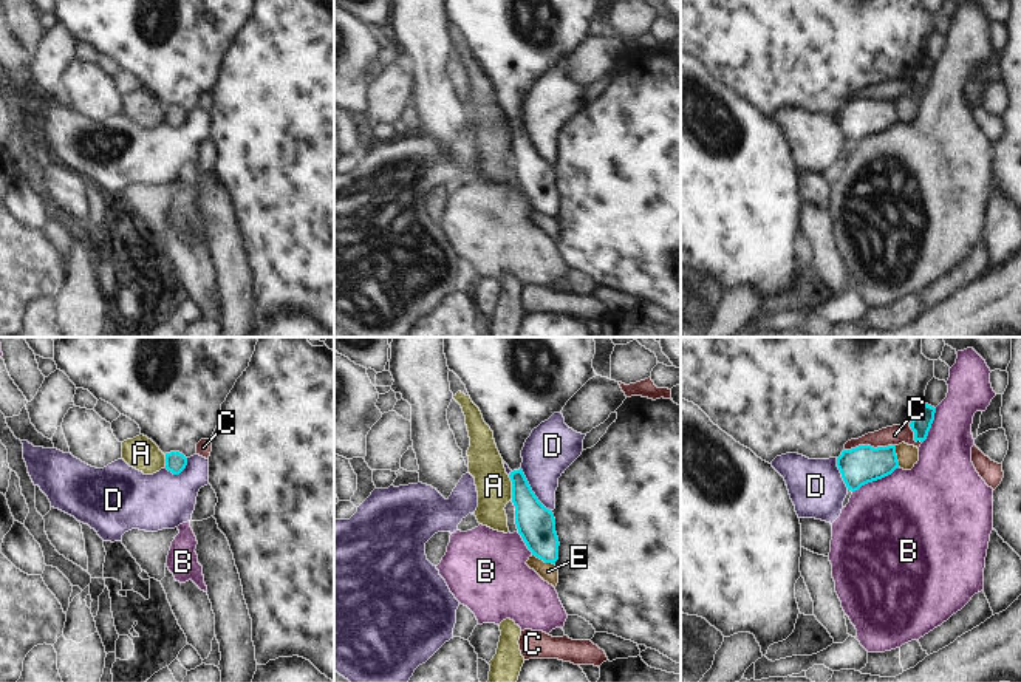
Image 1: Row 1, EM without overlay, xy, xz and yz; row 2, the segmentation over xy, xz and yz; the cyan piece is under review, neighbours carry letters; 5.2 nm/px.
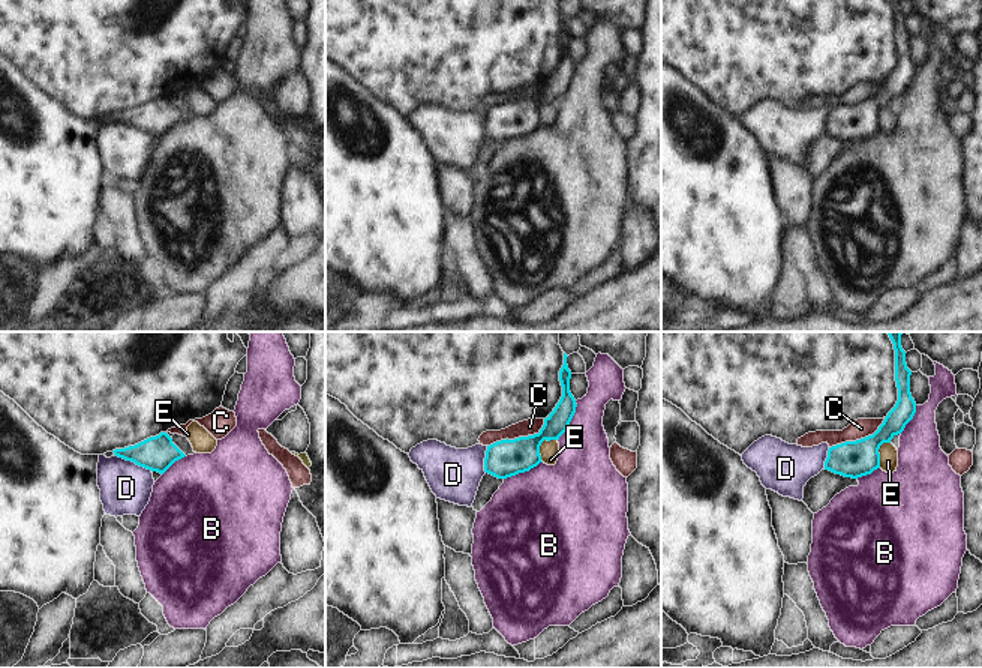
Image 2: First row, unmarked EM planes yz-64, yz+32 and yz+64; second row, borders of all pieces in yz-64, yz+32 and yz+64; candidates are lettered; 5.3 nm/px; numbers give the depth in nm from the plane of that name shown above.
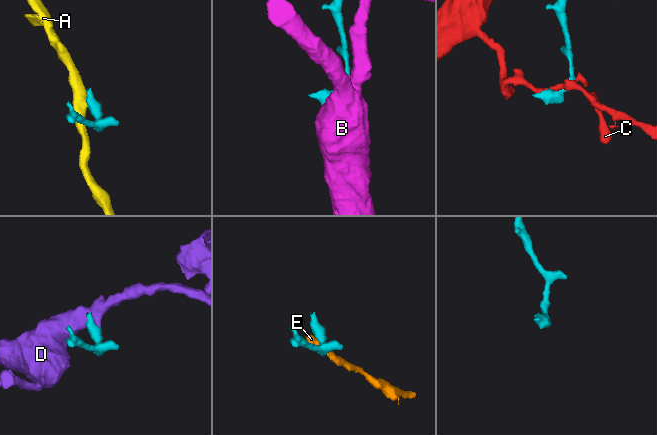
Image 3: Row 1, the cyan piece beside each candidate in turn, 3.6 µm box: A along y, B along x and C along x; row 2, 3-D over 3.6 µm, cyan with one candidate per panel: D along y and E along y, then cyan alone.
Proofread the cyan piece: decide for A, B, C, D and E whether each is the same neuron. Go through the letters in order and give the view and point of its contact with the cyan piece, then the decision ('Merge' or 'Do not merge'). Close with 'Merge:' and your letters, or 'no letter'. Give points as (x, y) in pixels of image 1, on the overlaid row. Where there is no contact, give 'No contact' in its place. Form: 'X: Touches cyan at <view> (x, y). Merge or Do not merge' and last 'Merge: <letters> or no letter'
A: Touches cyan at xz (512, 487). Do not merge
B: Touches cyan at yz (876, 480). Do not merge
C: Touches cyan at yz (870, 446). Do not merge
D: Touches cyan at xz (531, 491). Do not merge
E: Touches cyan at xz (543, 560). Do not merge
Merge: no letter

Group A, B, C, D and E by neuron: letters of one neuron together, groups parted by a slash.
A / B / C / D / E

